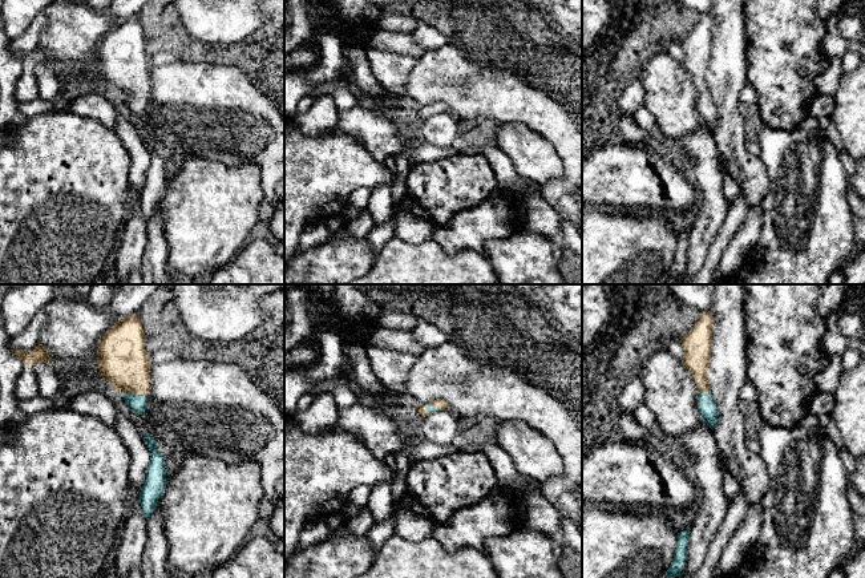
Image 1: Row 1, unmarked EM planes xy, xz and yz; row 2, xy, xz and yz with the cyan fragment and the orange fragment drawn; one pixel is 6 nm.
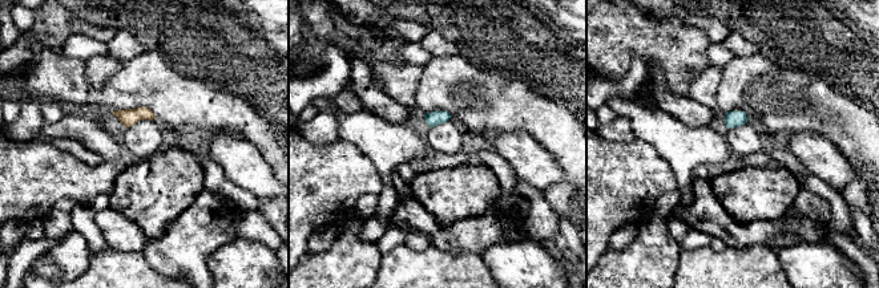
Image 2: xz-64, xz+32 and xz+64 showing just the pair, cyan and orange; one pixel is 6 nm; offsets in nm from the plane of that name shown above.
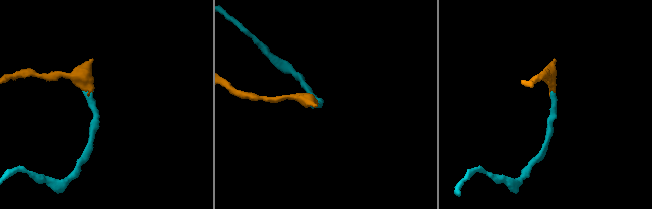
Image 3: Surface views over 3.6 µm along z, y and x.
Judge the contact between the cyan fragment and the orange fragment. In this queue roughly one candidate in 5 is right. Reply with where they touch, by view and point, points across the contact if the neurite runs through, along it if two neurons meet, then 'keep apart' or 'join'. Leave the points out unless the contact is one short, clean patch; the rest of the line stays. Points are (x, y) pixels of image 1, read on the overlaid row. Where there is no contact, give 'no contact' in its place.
meets cyan in xy at (136, 393); runs through xy (137, 403), (136, 393), (136, 383), (121, 356); join

